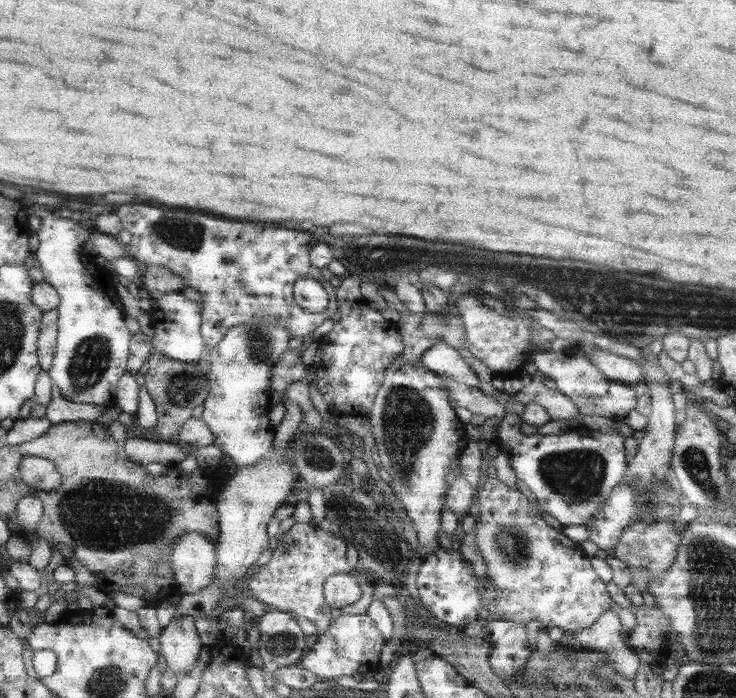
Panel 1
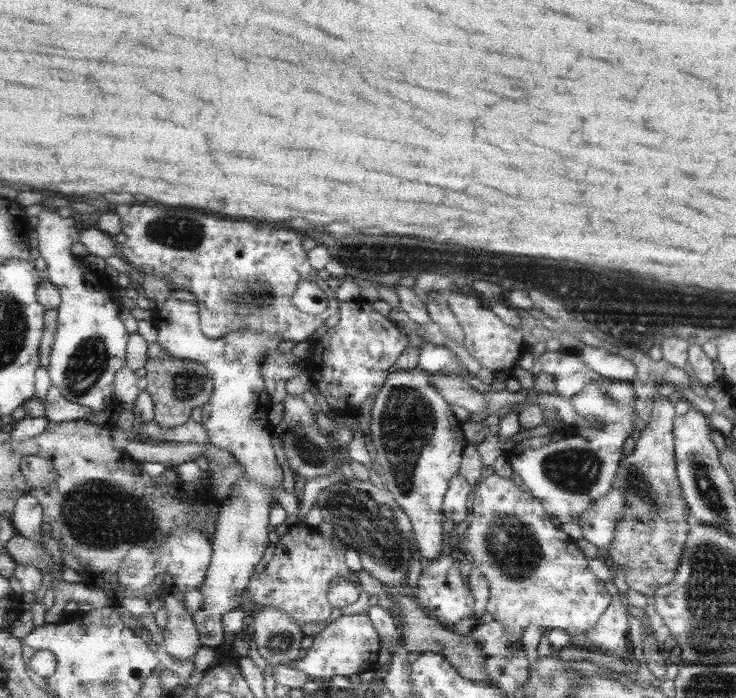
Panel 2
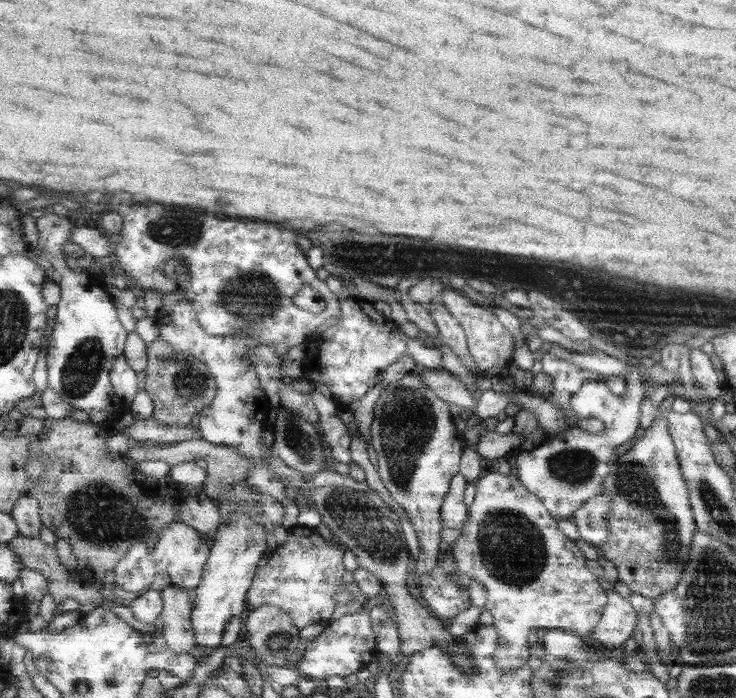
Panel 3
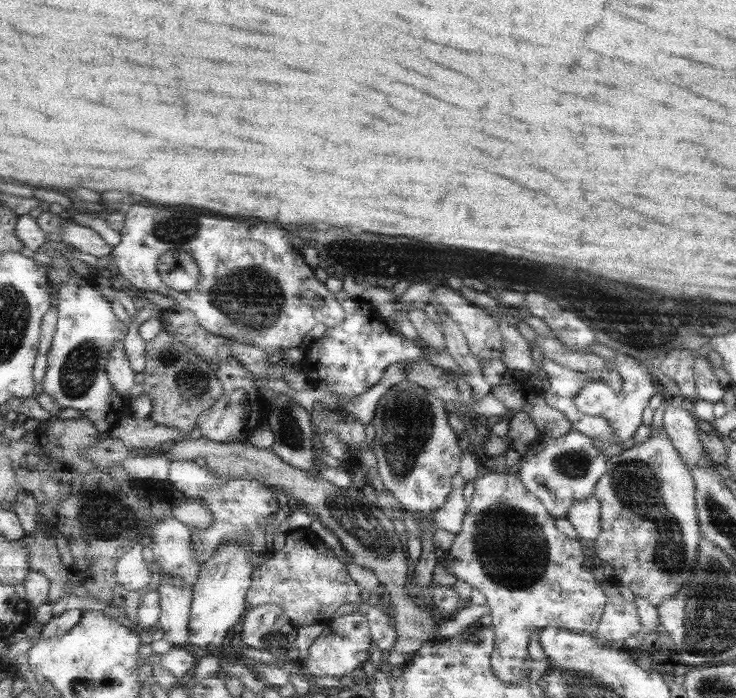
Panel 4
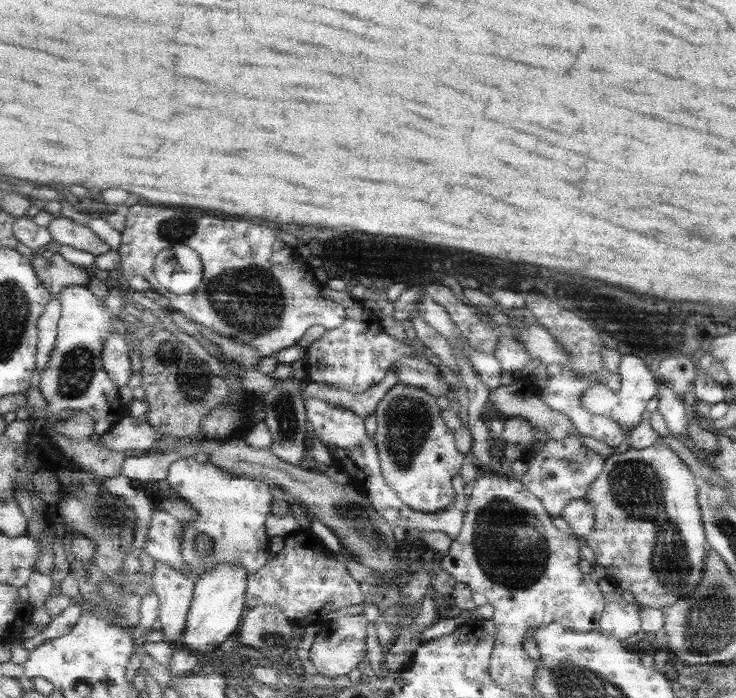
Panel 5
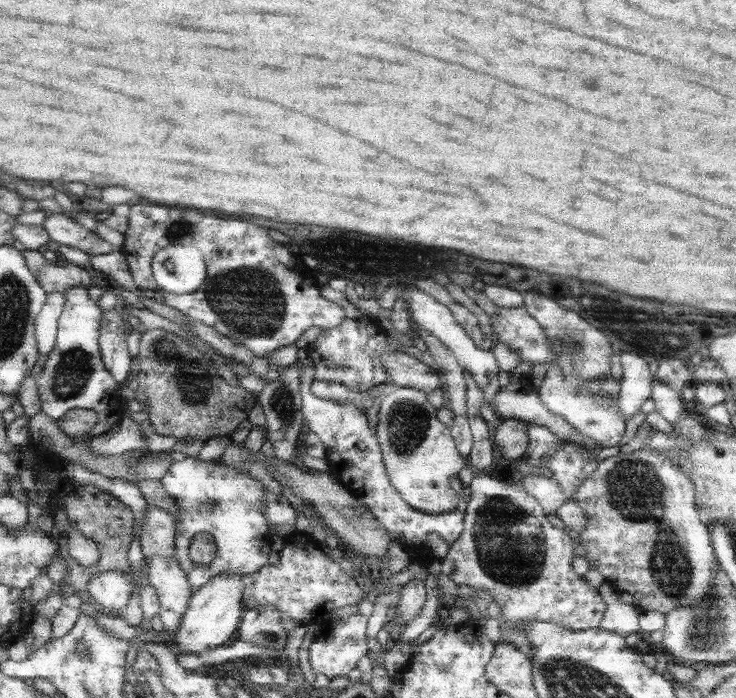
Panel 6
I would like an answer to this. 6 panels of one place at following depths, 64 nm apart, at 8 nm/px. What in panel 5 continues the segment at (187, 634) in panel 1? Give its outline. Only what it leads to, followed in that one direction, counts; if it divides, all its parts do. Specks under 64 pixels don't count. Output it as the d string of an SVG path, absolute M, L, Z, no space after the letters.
M156 561L153 572L153 590L161 598L159 626L164 638L171 642L184 638L188 618L195 597L197 582L190 574L184 574L166 562Z

